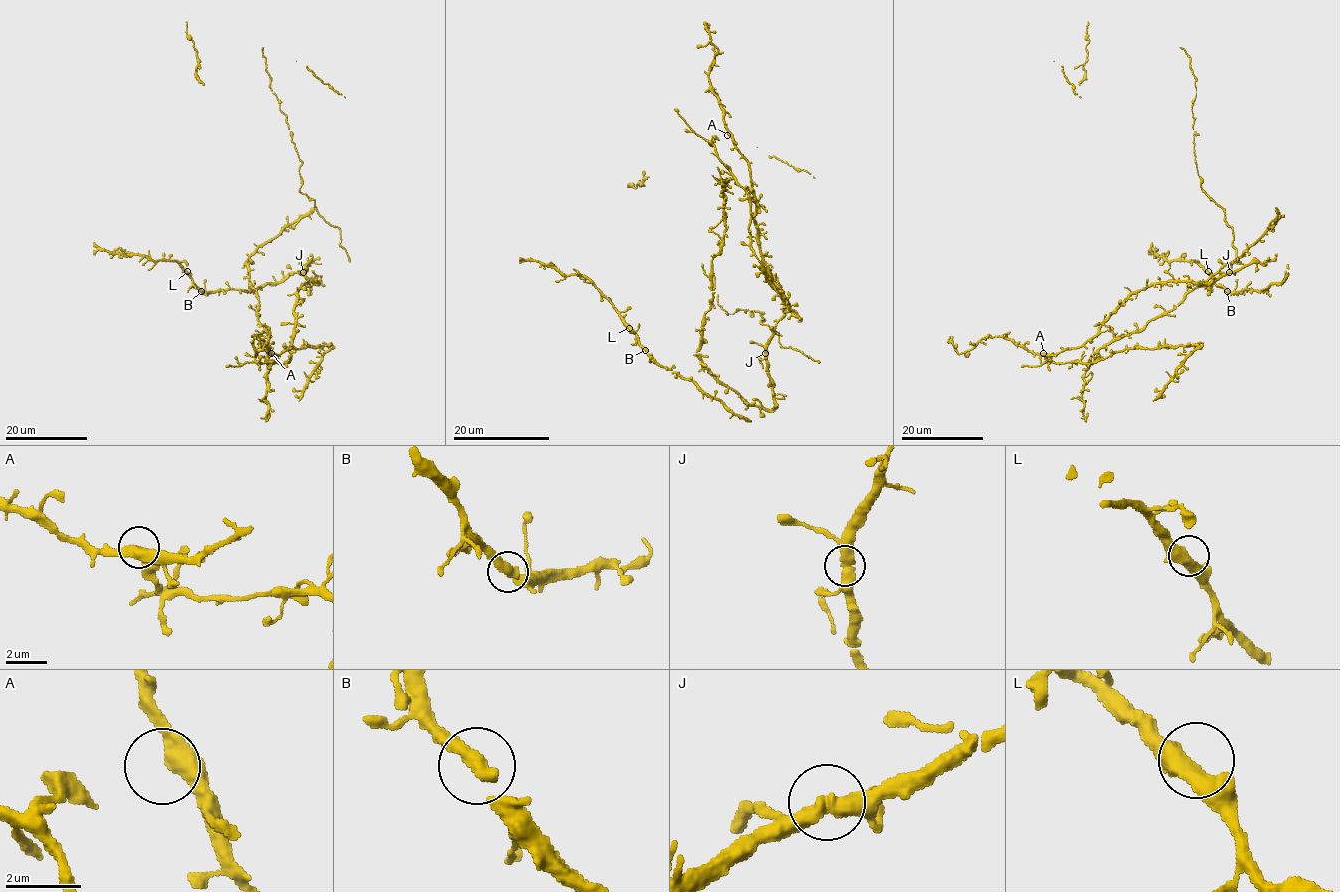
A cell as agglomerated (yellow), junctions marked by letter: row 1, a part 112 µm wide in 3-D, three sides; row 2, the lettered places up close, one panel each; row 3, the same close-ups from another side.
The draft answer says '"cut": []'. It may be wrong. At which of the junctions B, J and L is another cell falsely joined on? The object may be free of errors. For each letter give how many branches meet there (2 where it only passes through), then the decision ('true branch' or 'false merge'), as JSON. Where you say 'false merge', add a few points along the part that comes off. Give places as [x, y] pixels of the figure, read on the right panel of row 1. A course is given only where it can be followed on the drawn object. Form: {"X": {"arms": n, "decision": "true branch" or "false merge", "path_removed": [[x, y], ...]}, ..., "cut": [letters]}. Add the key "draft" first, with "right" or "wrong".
{"draft": "right", "B": {"arms": 2, "decision": "true branch"}, "J": {"arms": 2, "decision": "true branch"}, "L": {"arms": 2, "decision": "true branch"}, "cut": []}

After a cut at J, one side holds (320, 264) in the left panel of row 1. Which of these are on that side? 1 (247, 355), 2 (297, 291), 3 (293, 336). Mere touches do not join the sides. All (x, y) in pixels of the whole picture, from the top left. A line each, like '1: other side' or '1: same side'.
1: other side
2: other side
3: other side

